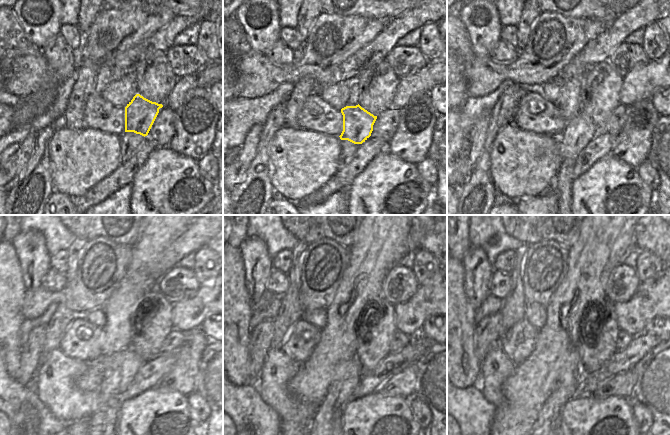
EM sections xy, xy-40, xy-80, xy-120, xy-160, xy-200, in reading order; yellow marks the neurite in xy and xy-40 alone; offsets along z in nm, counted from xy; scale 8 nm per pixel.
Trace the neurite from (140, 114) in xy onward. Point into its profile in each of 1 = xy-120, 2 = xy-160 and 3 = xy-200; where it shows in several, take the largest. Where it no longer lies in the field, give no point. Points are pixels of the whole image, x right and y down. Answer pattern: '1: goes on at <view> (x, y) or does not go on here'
1: goes on at xy-120 (119, 368)
2: goes on at xy-160 (347, 373)
3: goes on at xy-200 (566, 385)

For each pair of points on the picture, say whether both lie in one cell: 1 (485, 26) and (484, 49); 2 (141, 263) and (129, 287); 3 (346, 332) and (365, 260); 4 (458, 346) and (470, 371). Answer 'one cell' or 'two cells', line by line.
1: one cell
2: one cell
3: one cell
4: one cell

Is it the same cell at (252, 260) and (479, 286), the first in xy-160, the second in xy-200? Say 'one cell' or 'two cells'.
one cell

